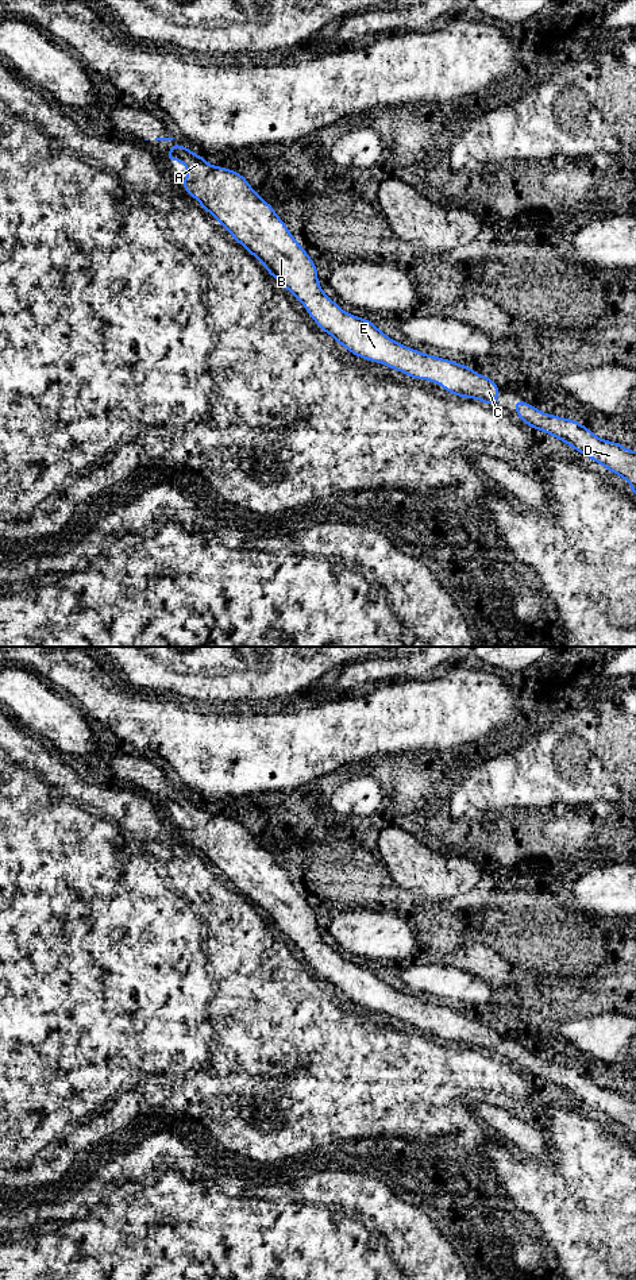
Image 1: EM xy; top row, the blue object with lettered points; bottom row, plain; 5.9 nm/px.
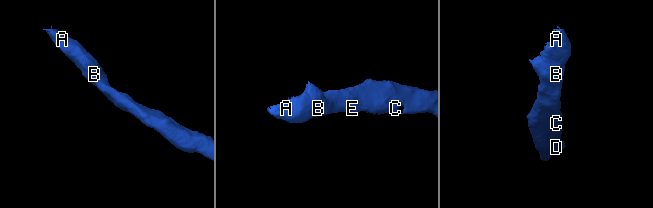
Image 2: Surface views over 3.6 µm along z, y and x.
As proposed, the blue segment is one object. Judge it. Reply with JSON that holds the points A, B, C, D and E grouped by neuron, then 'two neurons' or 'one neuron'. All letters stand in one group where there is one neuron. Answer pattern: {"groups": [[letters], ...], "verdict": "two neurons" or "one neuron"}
{"groups": [["A", "B", "C", "D", "E"]], "verdict": "one neuron"}

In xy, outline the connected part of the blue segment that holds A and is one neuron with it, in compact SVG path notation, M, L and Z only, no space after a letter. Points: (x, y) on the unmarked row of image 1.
M171 793L166 809L173 807L182 810L189 818L189 824L180 828L184 837L201 852L203 857L226 875L238 891L259 907L271 925L297 945L308 959L309 965L338 992L346 995L352 1003L383 1011L410 1026L423 1028L425 1025L429 1032L439 1030L443 1038L454 1044L481 1048L487 1055L493 1055L498 1049L500 1036L492 1026L477 1022L473 1015L466 1013L428 1003L397 991L378 978L373 969L344 960L323 940L317 928L317 915L311 905L297 891L273 855L251 836L242 822L221 814L212 814L201 803L192 801L182 793Z

